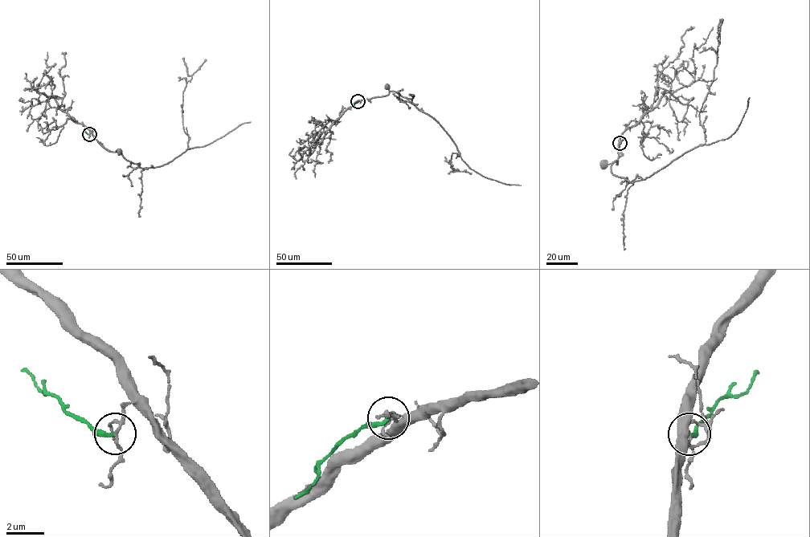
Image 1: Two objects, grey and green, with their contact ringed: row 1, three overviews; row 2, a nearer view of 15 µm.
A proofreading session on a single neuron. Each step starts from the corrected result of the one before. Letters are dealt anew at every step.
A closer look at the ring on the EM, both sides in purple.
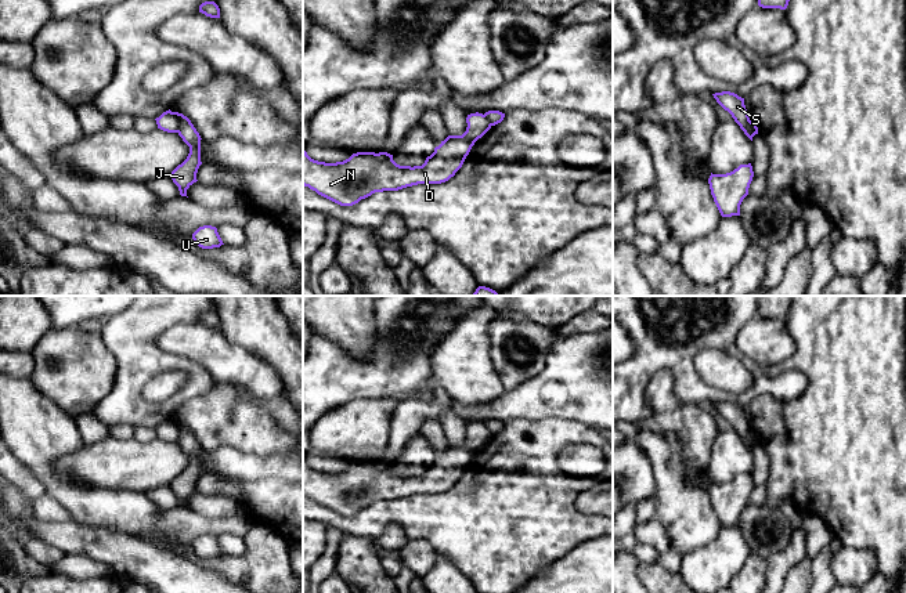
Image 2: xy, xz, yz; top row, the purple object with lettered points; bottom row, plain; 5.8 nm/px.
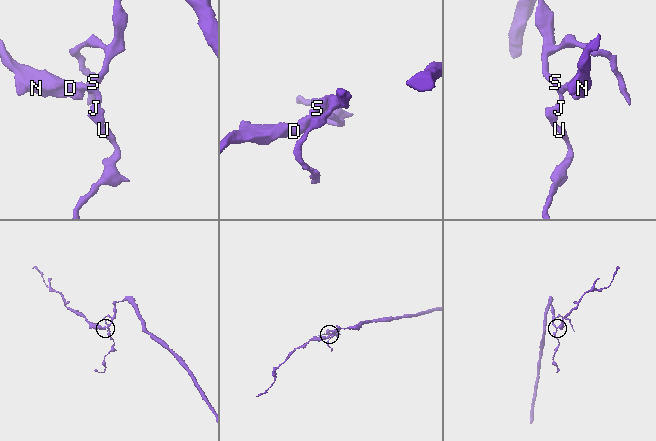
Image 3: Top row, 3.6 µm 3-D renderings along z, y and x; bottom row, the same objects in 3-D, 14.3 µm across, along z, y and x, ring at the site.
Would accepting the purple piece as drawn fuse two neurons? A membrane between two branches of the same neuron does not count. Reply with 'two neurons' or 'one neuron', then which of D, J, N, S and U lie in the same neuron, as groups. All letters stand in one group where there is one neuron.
two neurons; D N / J S U

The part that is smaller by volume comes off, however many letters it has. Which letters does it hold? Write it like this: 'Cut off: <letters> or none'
Cut off: D, N

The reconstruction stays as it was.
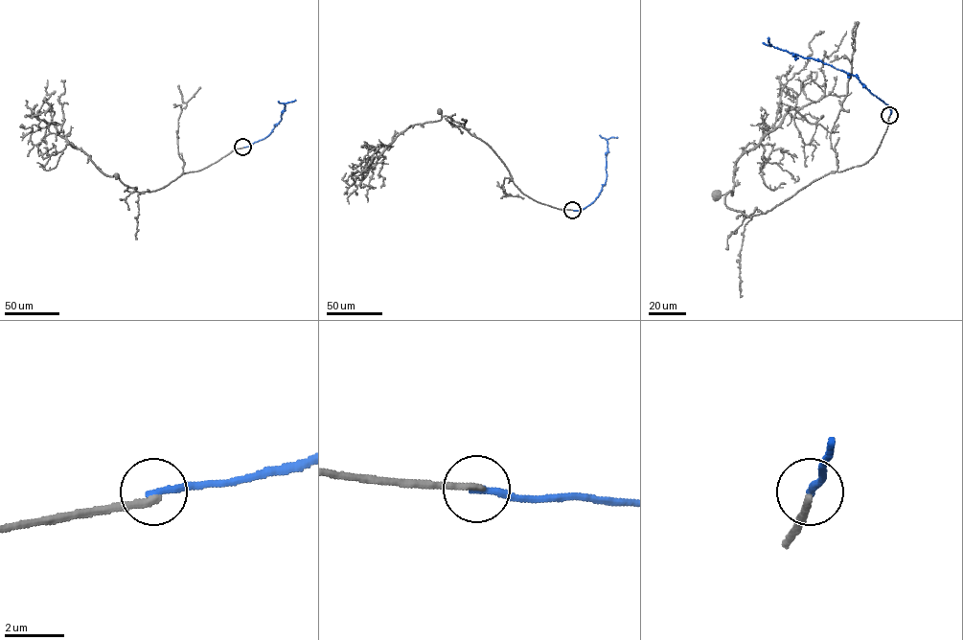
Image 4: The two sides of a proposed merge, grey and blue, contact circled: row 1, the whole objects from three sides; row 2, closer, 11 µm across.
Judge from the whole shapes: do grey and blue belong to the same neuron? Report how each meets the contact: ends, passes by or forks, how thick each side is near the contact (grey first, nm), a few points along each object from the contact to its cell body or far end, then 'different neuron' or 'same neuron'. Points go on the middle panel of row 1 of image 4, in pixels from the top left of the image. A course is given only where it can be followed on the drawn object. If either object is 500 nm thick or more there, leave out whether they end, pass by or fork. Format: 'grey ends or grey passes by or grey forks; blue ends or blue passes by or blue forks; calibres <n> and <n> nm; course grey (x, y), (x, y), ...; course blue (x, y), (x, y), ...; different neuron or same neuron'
grey ends; blue ends; calibres 240 and 240 nm; course grey (572, 210), (540, 203), (524, 194), (489, 146), (459, 124), (442, 117), (440, 111); course blue (572, 210), (584, 208), (598, 196), (607, 175), (607, 140), (617, 137); different neuron

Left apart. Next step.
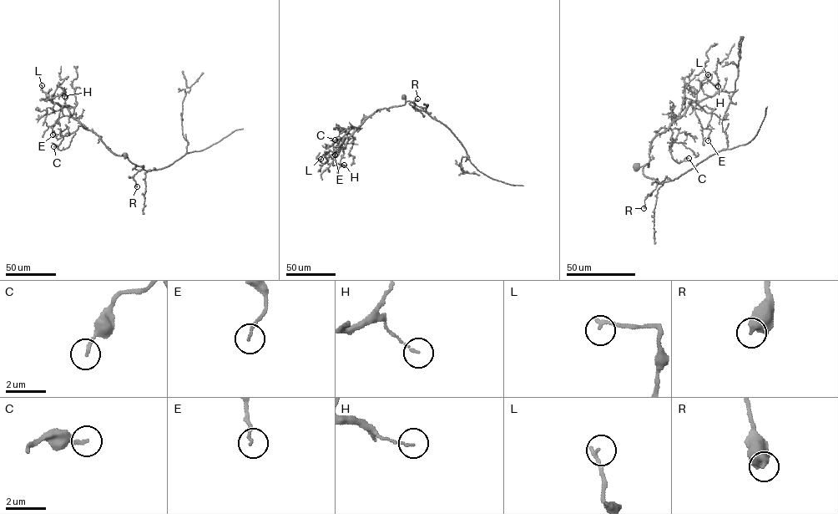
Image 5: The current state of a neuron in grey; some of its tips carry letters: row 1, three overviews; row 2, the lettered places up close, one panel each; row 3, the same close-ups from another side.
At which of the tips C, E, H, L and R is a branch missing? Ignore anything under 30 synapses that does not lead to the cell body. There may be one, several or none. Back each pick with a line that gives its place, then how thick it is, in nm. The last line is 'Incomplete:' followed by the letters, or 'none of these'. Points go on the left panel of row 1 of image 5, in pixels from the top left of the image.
Incomplete: none of these

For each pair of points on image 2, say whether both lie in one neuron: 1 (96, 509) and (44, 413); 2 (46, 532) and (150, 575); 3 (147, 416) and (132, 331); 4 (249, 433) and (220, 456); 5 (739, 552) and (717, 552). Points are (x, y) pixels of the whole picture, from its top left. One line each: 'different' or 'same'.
1: same
2: same
3: same
4: different
5: same

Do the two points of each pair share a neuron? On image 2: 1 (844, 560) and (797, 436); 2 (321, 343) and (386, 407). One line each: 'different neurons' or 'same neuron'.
1: different neurons
2: different neurons

